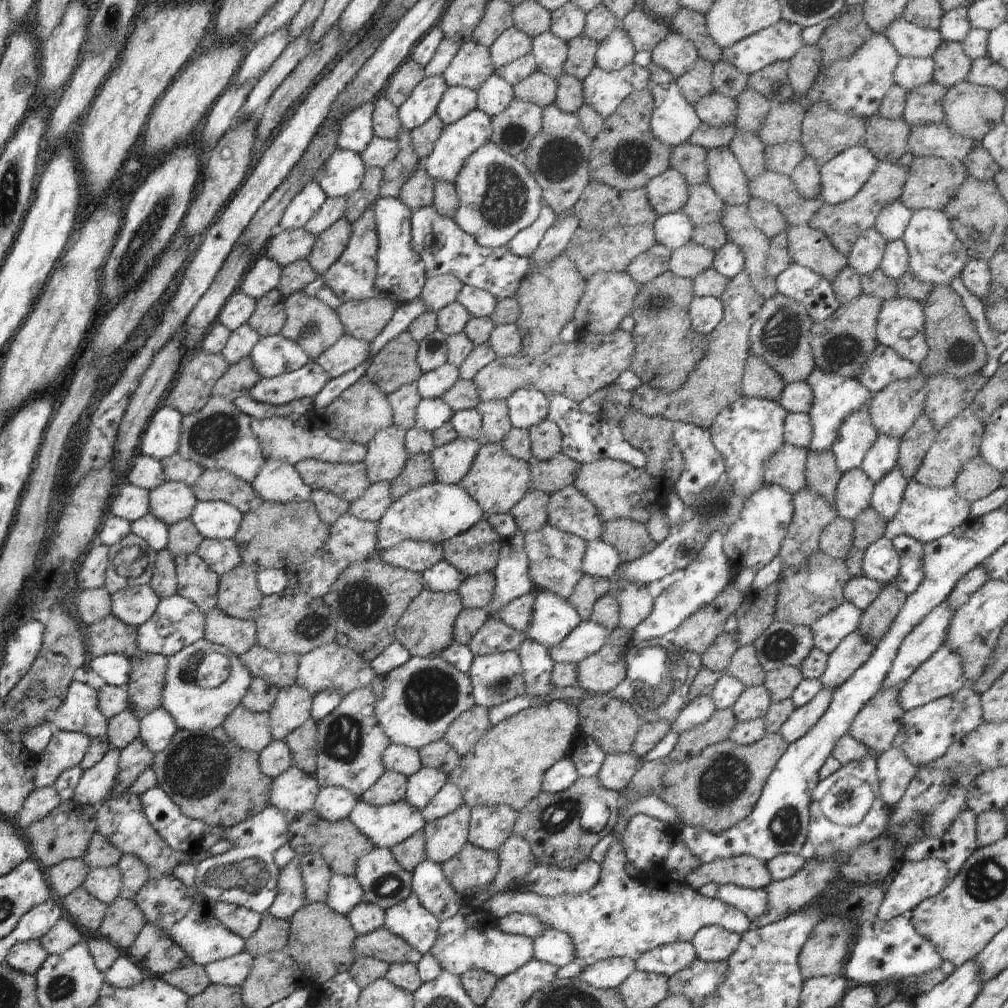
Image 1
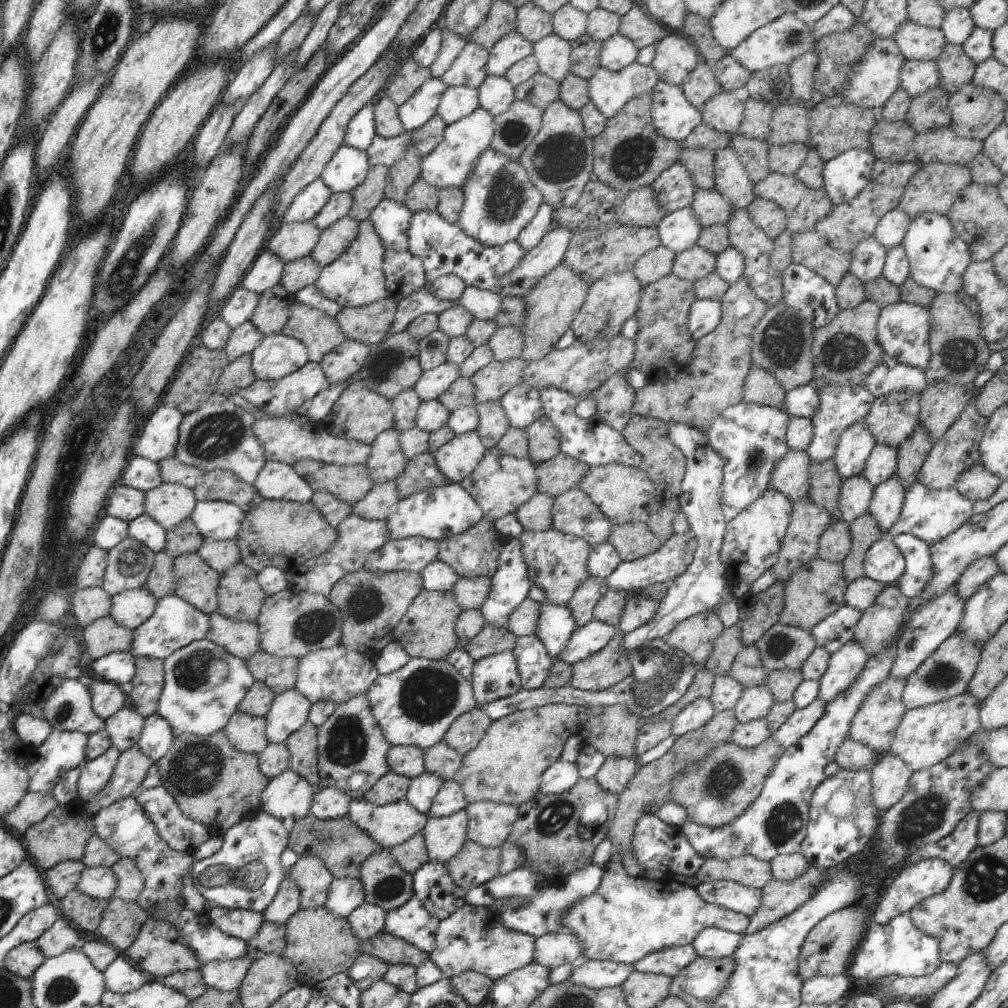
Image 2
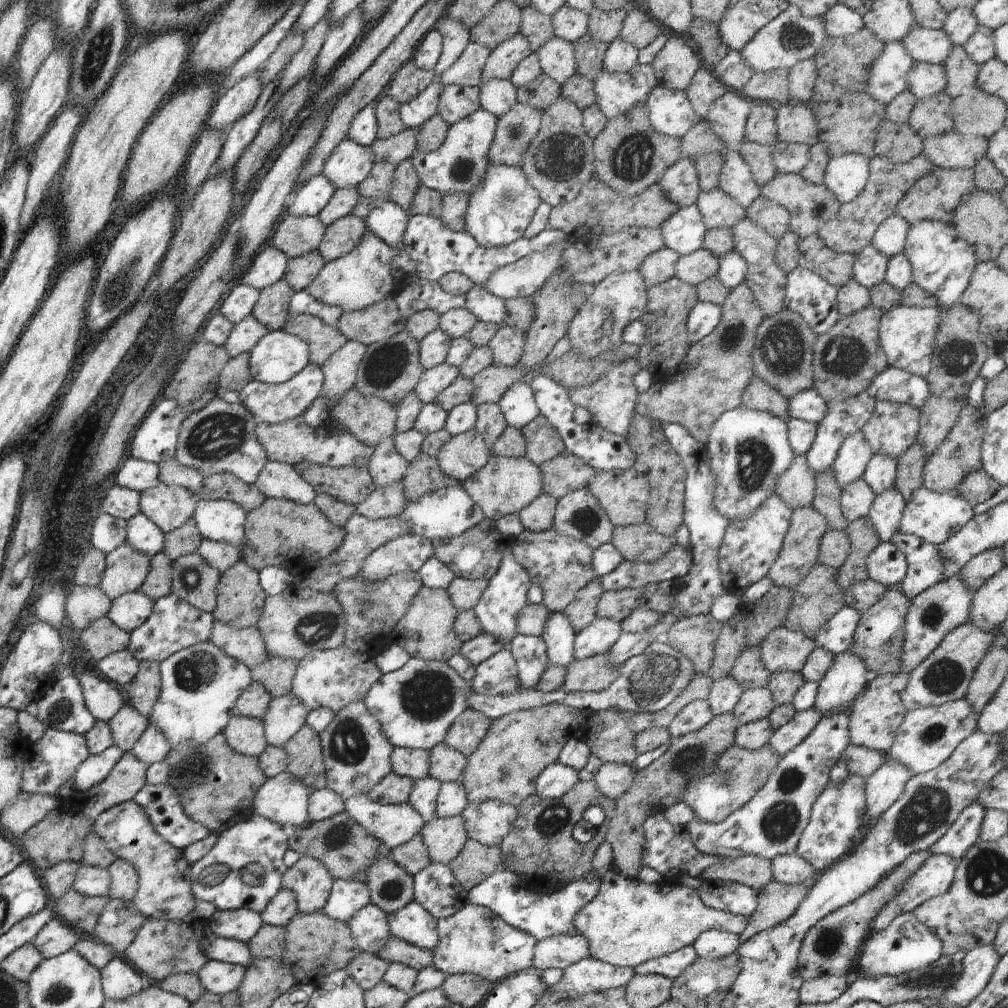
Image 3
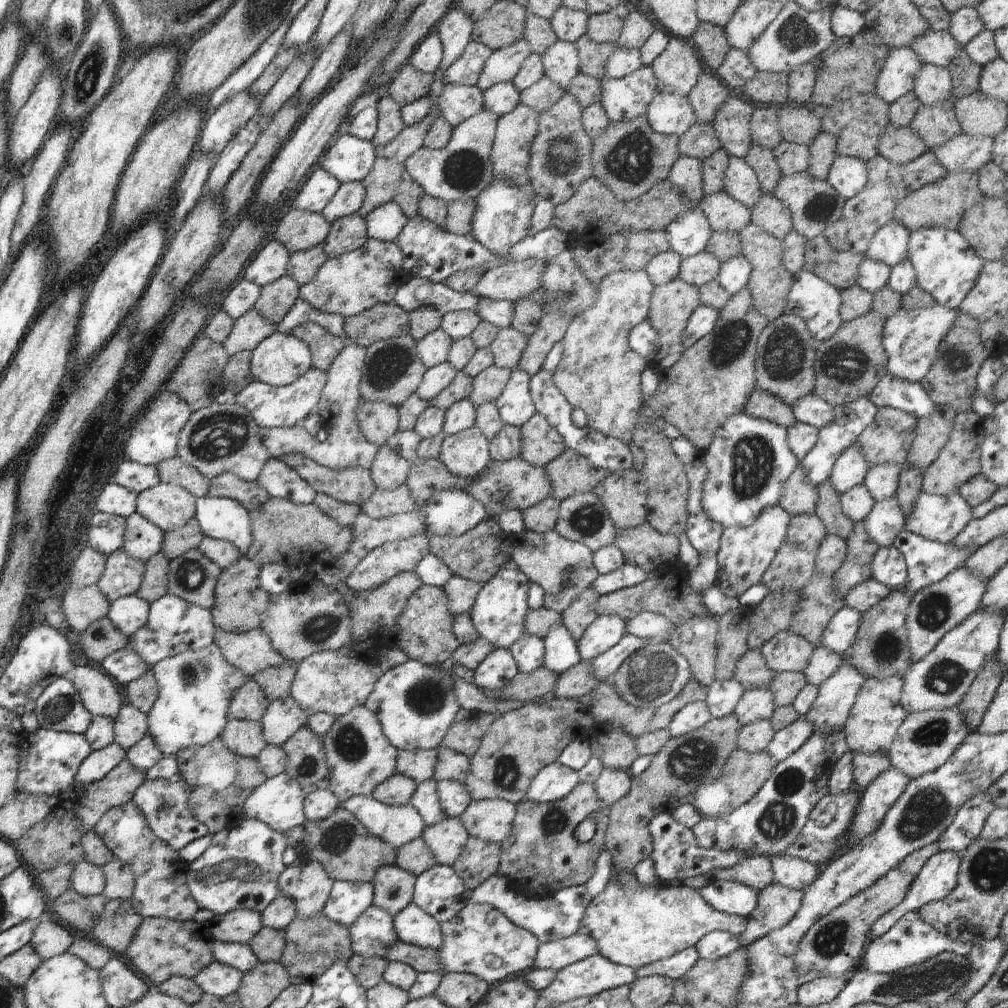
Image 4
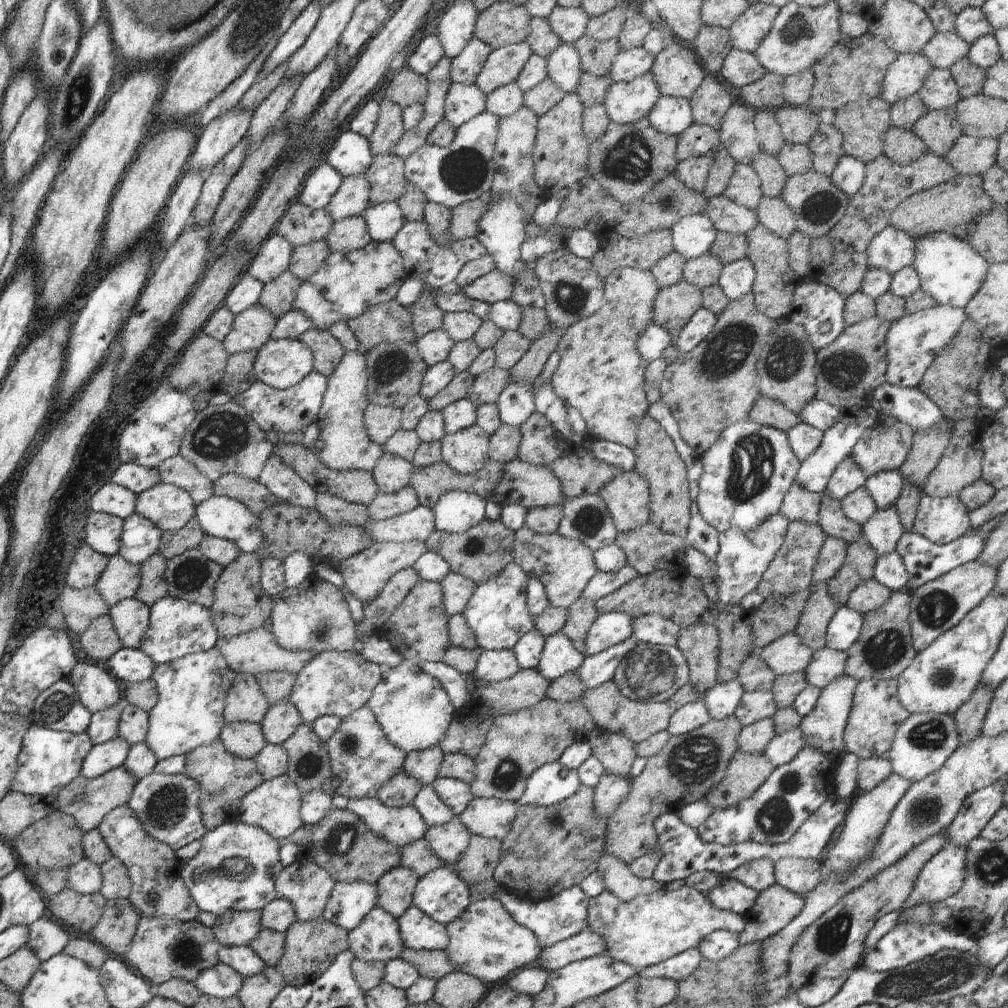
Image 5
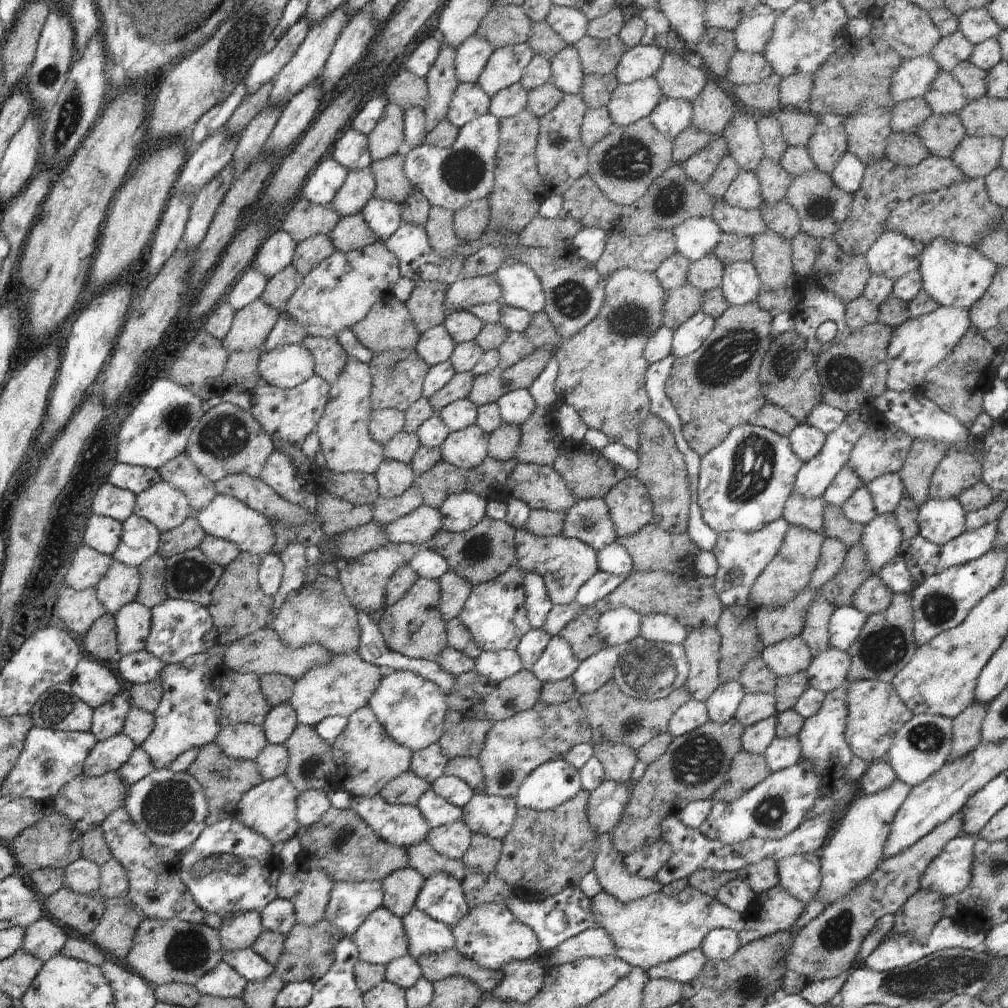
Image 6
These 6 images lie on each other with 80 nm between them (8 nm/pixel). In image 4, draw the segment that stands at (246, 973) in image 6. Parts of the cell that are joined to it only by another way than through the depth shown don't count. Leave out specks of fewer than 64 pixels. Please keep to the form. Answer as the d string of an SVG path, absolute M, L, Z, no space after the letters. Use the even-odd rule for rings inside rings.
M215 941L212 954L214 961L228 964L241 973L251 971L258 963L258 957L248 944Z

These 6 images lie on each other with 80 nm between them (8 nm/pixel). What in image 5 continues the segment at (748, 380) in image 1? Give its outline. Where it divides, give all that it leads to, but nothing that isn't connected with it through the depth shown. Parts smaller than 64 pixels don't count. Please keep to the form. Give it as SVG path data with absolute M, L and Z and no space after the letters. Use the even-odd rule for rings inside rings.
M762 394L751 406L748 418L758 424L777 428L785 433L801 422L800 417L788 410L784 404Z

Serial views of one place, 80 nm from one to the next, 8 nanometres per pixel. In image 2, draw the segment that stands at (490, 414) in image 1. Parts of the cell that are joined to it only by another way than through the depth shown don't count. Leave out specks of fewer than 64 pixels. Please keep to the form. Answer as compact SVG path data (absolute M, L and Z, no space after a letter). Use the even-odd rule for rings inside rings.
M492 401L477 403L475 407L479 414L479 425L476 431L482 444L487 449L496 447L510 426L502 405L499 401Z

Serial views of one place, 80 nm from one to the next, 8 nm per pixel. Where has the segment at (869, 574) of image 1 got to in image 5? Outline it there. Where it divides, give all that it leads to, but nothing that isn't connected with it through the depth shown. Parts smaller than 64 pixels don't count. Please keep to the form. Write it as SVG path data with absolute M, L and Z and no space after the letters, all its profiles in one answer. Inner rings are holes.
M895 550L877 557L873 577L891 591L908 589L908 571L902 557Z

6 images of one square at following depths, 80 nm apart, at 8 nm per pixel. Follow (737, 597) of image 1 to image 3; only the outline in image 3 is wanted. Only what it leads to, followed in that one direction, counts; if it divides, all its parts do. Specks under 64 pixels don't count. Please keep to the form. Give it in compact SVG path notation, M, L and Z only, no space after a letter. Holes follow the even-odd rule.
M711 613L680 618L668 630L666 642L681 652L692 664L696 673L710 675L712 661L715 658L715 644L720 634L722 623L714 619Z

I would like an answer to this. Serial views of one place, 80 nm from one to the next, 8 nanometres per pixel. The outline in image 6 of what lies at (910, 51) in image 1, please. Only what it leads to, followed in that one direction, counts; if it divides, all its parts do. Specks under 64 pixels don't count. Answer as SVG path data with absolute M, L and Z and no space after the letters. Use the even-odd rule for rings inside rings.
M956 31L938 40L929 55L942 71L952 73L957 64L969 60L973 48L974 45L960 31Z

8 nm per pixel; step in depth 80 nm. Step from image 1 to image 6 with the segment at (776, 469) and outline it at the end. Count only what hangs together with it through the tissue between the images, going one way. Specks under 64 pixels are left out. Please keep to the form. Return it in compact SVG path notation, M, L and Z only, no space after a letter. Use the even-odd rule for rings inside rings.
M792 492L784 505L784 520L787 520L789 525L801 526L822 535L825 503L823 497L807 499Z

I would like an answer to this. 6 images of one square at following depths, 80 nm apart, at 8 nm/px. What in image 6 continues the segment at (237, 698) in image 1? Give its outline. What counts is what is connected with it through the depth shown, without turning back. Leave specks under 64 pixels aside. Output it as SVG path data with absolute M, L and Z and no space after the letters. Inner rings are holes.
M198 653L180 662L166 664L160 671L157 681L161 684L161 701L152 713L155 720L152 732L140 746L148 753L155 768L165 768L183 752L215 742L220 729L220 666L223 675L231 671L220 655Z

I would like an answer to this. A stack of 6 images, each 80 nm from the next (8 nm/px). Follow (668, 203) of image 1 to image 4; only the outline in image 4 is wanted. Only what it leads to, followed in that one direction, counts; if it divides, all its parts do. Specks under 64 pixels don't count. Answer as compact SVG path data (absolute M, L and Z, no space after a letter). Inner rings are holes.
M679 156L666 180L674 185L674 189L680 190L685 197L698 202L704 196L702 165L703 162L700 159Z

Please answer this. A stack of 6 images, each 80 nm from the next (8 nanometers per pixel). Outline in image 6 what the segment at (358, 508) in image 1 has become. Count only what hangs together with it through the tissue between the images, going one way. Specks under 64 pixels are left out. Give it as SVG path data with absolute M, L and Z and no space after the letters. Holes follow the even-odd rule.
M412 485L404 494L393 499L384 498L382 495L374 501L372 507L373 520L380 525L392 522L397 518L406 516L409 512L423 505L423 496Z

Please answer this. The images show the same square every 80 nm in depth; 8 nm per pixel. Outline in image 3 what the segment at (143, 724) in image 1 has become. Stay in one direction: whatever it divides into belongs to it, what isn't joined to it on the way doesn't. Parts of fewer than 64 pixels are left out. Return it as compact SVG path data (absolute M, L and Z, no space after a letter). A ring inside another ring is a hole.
M149 723L149 727L136 741L130 753L144 762L146 766L150 766L164 761L170 749L171 746L166 736L159 731L159 728L154 723Z

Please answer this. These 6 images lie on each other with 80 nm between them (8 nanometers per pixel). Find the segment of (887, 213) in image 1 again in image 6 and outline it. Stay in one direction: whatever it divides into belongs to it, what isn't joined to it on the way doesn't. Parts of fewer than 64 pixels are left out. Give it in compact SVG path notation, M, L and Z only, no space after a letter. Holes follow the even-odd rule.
M884 231L864 255L868 268L895 281L909 272L919 272L920 246L905 234Z

